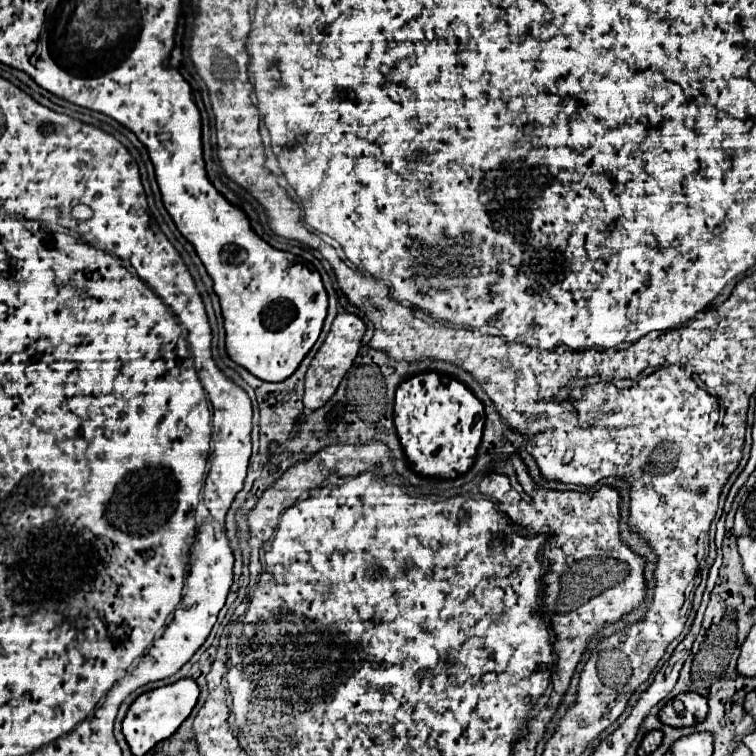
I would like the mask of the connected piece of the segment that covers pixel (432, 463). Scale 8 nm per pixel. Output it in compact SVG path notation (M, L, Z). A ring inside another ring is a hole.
M424 372L398 386L394 426L410 468L416 474L454 480L466 474L476 460L484 426L484 406L462 382L438 372Z

